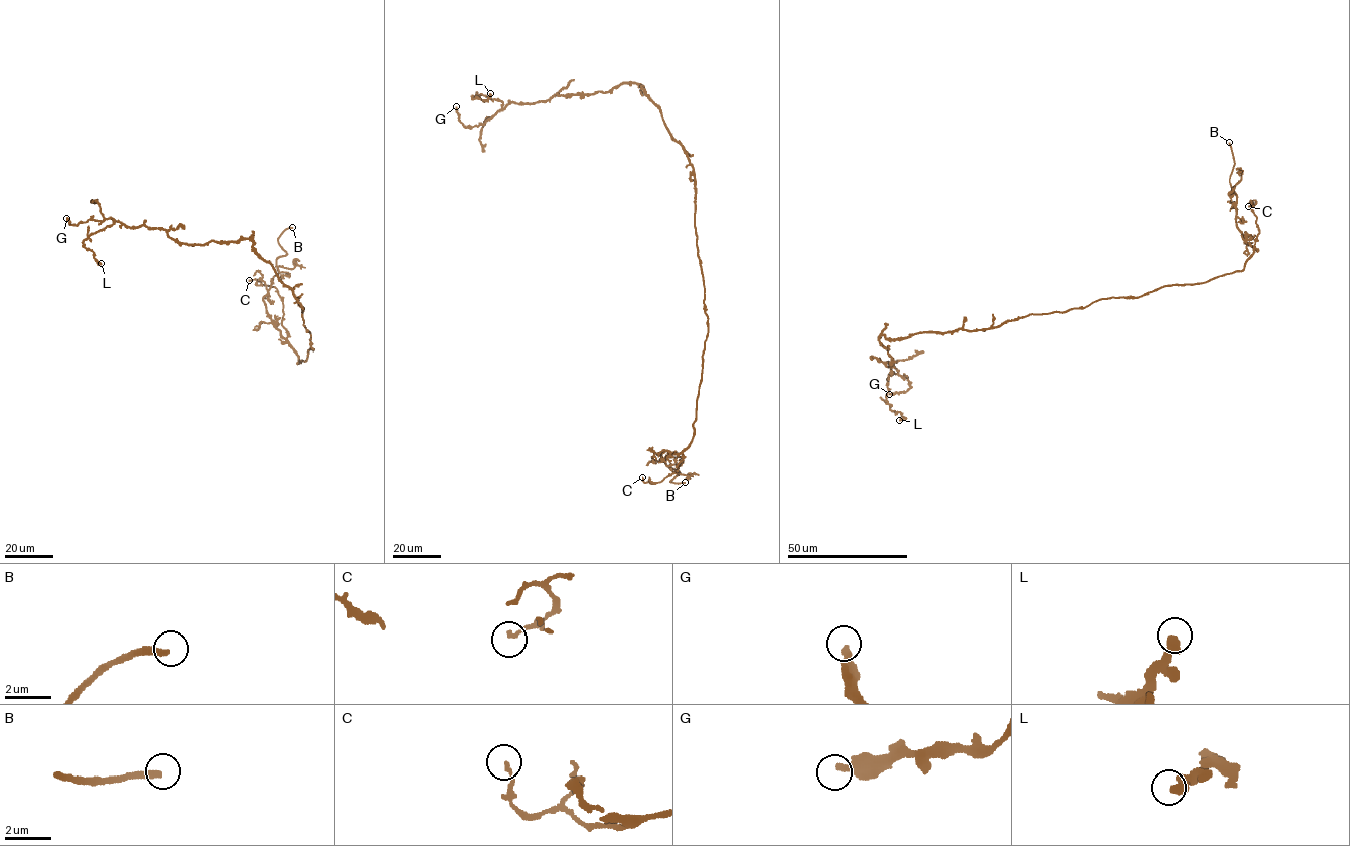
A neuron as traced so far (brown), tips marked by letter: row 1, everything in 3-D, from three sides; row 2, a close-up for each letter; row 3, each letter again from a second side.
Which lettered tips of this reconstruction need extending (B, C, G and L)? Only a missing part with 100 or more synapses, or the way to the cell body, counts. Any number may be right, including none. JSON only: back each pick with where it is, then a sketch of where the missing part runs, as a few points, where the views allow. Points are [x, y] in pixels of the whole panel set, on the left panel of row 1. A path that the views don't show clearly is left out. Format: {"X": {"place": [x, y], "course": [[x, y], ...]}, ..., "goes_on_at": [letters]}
{"B": {"place": [292, 227], "course": [[292, 227], [311, 226]]}, "goes_on_at": ["B"]}

